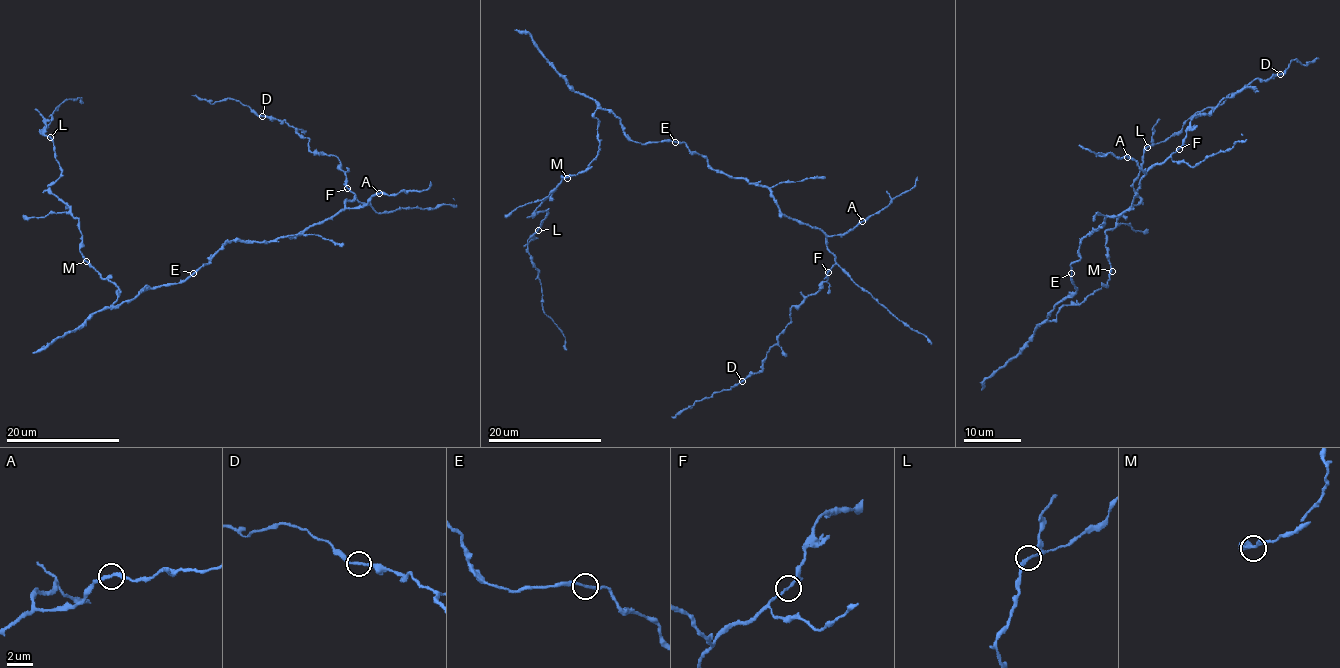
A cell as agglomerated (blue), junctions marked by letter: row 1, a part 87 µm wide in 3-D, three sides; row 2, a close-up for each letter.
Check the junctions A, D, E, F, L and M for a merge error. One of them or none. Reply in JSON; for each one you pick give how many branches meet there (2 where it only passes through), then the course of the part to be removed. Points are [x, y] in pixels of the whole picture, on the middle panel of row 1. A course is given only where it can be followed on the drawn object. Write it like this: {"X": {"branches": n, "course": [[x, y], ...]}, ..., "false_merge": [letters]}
{"false_merge": []}

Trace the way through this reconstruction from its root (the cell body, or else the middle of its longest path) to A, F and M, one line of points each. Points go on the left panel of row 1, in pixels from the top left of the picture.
A: (194, 272), (227, 242), (266, 242), (285, 236), (292, 238), (347, 208), (364, 207), (379, 193)
F: (194, 272), (227, 242), (292, 238), (332, 218), (344, 208), (344, 201), (354, 199), (347, 188)
M: (194, 272), (177, 283), (146, 287), (115, 307), (120, 289), (86, 261)

